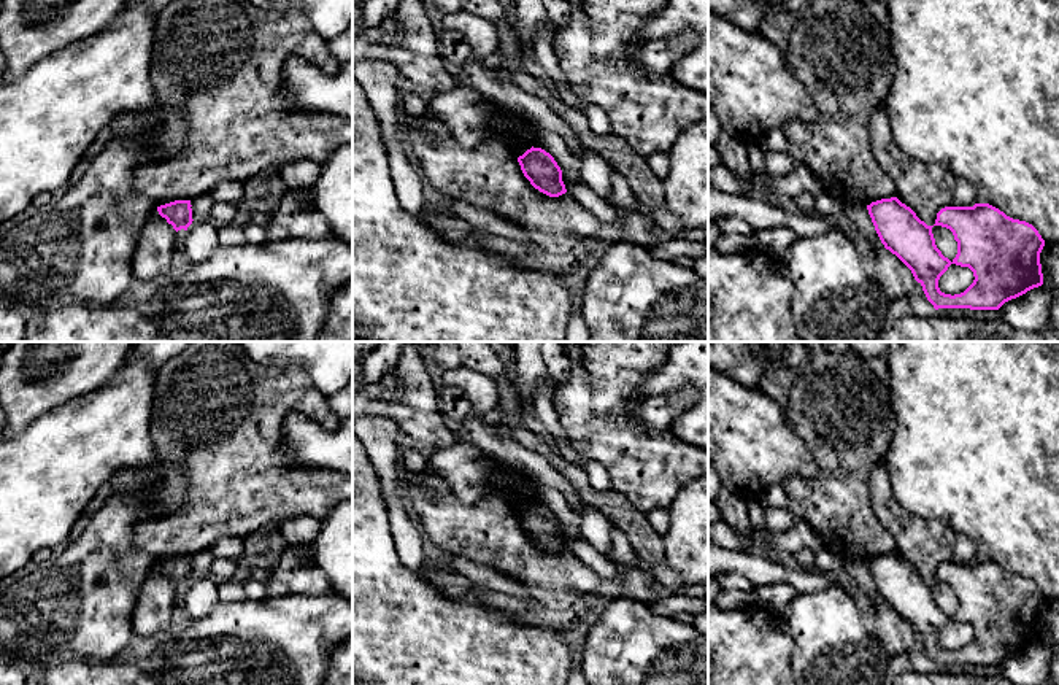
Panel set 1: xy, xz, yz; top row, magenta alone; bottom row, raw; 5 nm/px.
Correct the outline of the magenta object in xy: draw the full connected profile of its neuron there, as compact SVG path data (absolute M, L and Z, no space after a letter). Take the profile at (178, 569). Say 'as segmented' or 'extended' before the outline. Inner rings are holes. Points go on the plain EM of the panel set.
as segmented | M175 556L157 563L157 567L168 580L178 588L181 585L187 586L192 580L192 564L191 556Z

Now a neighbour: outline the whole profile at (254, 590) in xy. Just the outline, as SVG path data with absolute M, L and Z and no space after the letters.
M256 579L245 580L241 585L248 594L248 599L264 601L268 596L265 586Z

